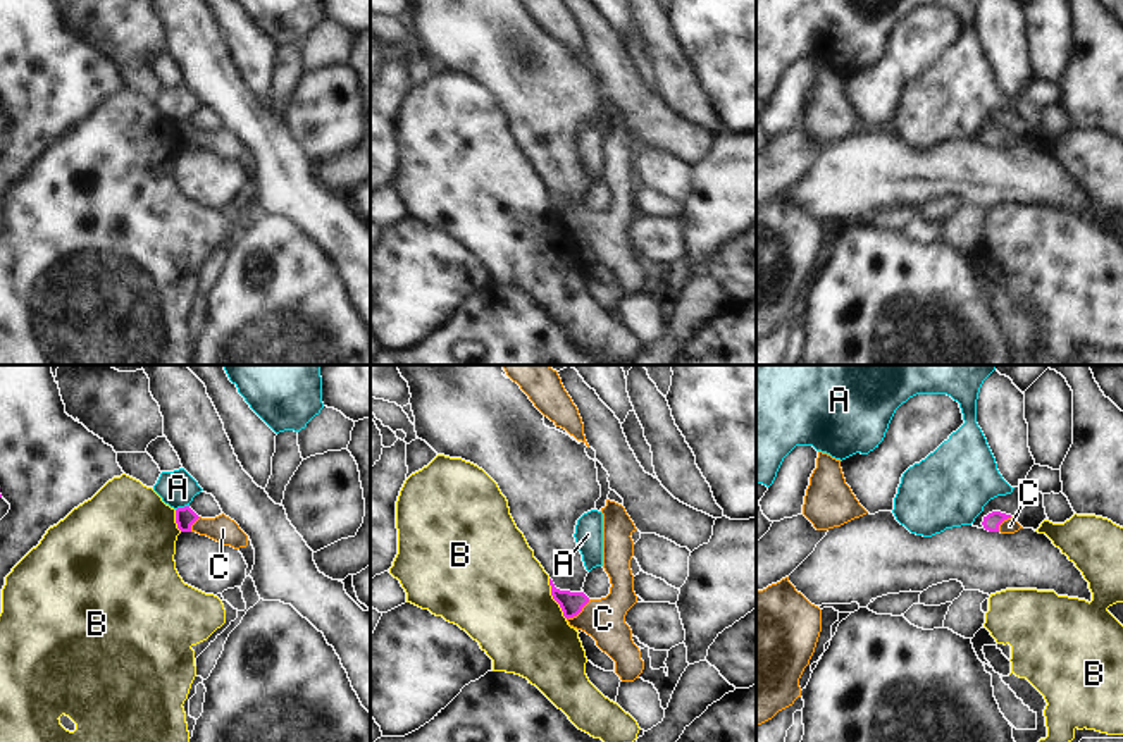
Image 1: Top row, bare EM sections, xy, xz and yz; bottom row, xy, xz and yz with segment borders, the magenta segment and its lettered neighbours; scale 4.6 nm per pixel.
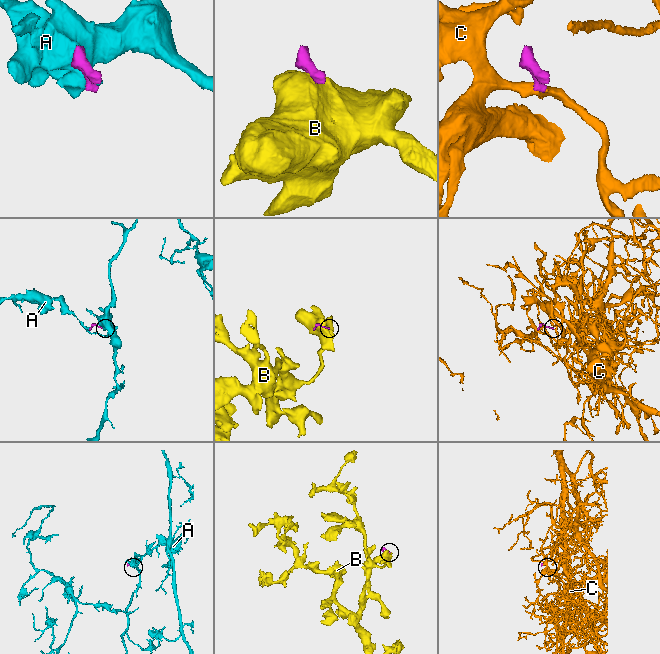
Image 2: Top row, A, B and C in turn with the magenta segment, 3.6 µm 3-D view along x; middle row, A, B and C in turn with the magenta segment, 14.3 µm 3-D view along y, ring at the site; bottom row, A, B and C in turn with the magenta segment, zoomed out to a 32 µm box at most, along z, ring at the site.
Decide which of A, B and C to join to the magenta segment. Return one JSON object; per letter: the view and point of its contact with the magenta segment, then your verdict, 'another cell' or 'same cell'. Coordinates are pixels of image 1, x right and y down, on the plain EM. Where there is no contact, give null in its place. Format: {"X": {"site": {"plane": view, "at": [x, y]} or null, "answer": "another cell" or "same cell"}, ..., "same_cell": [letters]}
{"A": {"site": {"plane": "xy", "at": [181, 123]}, "answer": "another cell"}, "B": {"site": {"plane": "xz", "at": [553, 212]}, "answer": "another cell"}, "C": {"site": {"plane": "xz", "at": [579, 226]}, "answer": "same cell"}, "same_cell": ["C"]}

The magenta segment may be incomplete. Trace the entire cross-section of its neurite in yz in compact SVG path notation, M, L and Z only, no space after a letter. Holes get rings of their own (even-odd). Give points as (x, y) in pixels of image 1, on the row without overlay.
M992 126L983 131L983 143L989 146L1014 148L1023 143L1011 129Z

